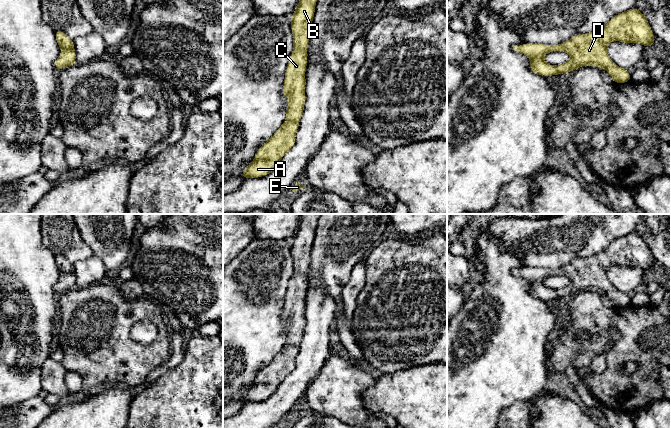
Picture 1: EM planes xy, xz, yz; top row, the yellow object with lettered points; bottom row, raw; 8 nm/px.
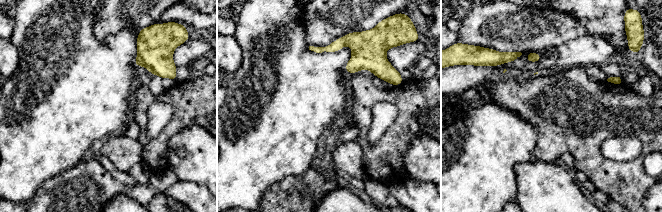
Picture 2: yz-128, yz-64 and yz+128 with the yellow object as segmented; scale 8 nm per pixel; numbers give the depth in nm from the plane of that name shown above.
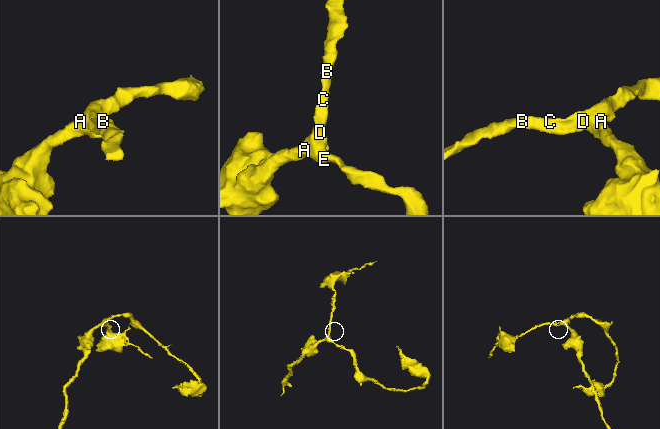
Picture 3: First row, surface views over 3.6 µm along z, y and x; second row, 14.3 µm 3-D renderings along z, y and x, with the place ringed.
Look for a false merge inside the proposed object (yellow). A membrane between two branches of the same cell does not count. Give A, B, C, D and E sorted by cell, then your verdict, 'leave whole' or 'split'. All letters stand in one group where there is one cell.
A B C D E; leave whole

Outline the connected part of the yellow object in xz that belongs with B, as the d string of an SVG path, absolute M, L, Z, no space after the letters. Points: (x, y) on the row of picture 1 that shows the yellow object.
M299 0L291 15L293 52L286 68L282 93L288 99L286 121L256 152L251 164L242 170L245 178L260 178L271 173L282 157L295 145L295 136L305 105L307 46L317 0Z

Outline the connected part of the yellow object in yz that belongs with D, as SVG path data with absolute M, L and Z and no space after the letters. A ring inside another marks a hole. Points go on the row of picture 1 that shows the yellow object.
M631 8L610 19L608 24L599 30L595 30L585 34L578 34L558 45L545 45L536 43L525 43L523 45L514 46L513 49L530 58L530 70L542 76L560 75L562 73L570 73L581 66L596 66L605 69L614 83L626 83L631 81L631 75L627 69L617 66L608 56L607 47L612 41L620 41L622 43L640 43L645 47L655 45L655 37L647 18L639 9ZM549 52L567 52L571 59L563 64L552 66L544 61L544 55Z

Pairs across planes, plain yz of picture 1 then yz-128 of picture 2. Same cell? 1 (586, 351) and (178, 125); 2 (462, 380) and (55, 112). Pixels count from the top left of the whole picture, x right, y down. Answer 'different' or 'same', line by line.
1: same
2: same

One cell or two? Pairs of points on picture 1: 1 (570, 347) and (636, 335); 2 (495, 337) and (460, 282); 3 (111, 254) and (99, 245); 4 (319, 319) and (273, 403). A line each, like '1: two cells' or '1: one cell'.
1: one cell
2: two cells
3: one cell
4: one cell

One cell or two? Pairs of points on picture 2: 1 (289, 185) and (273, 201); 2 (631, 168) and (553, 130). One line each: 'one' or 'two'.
1: one
2: one

